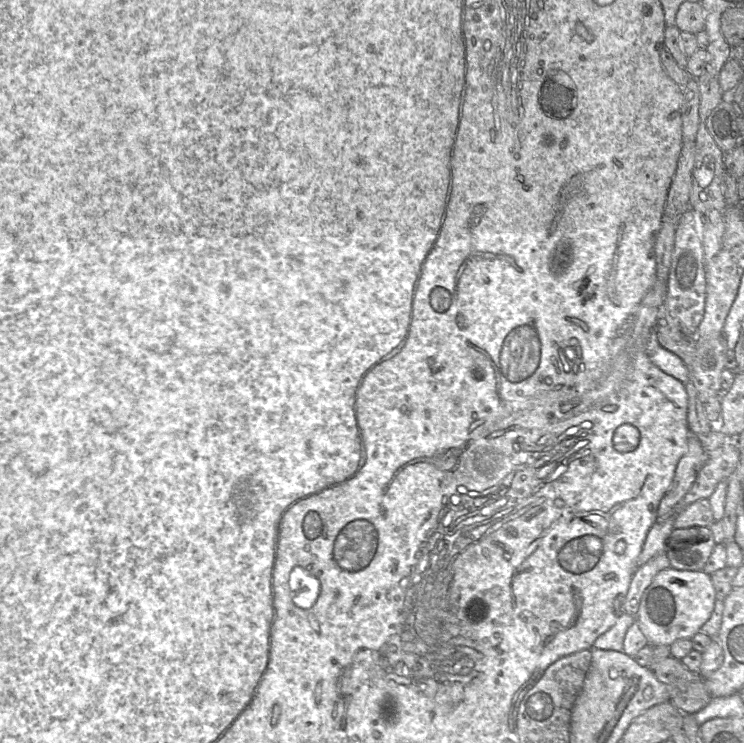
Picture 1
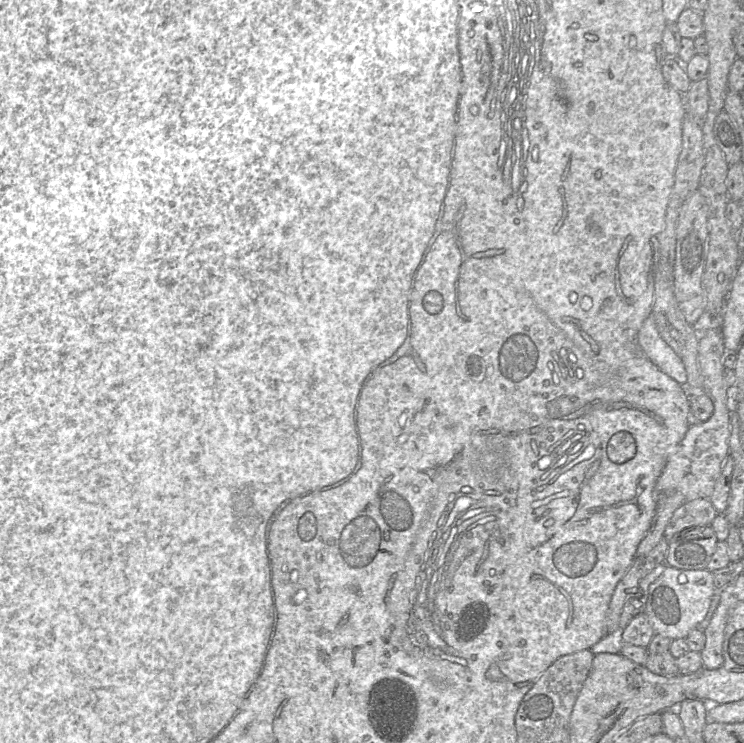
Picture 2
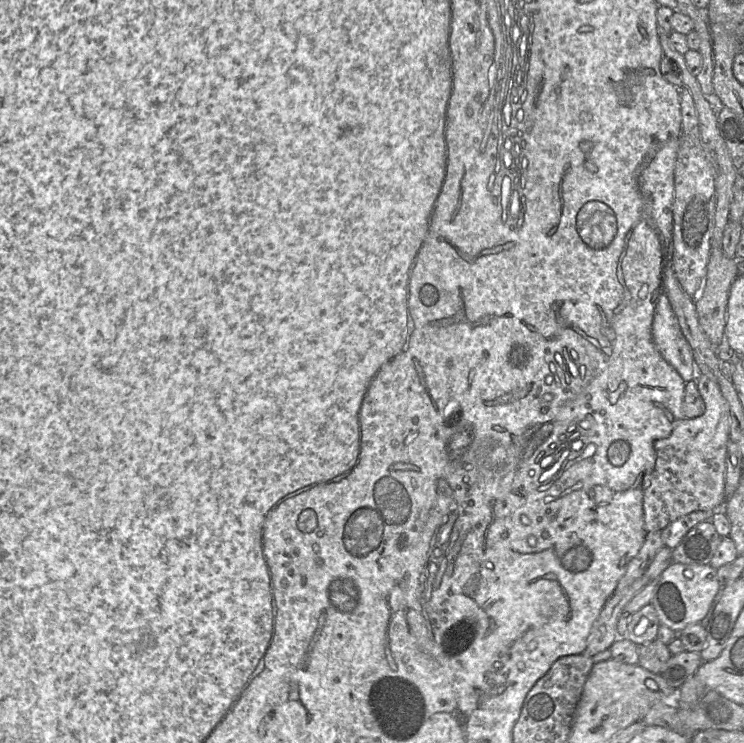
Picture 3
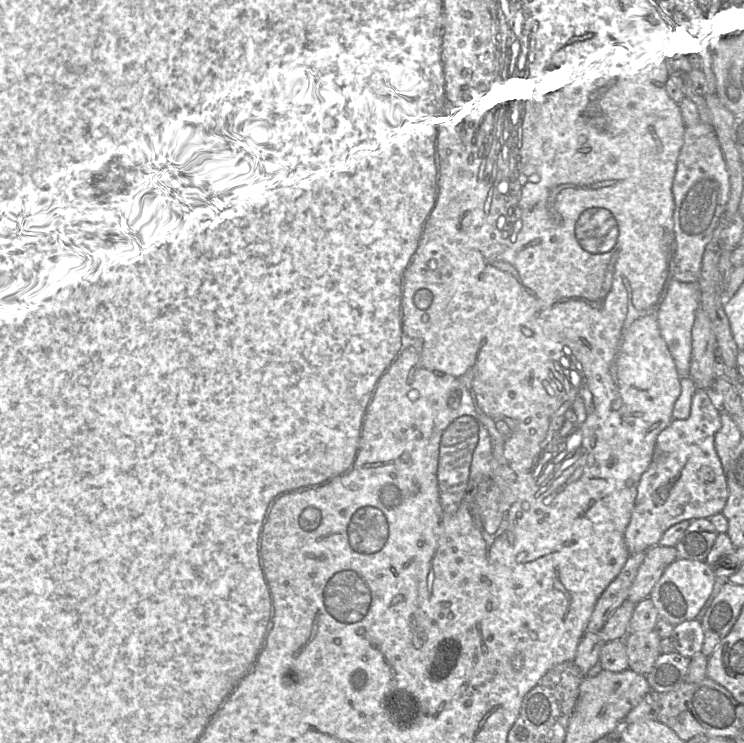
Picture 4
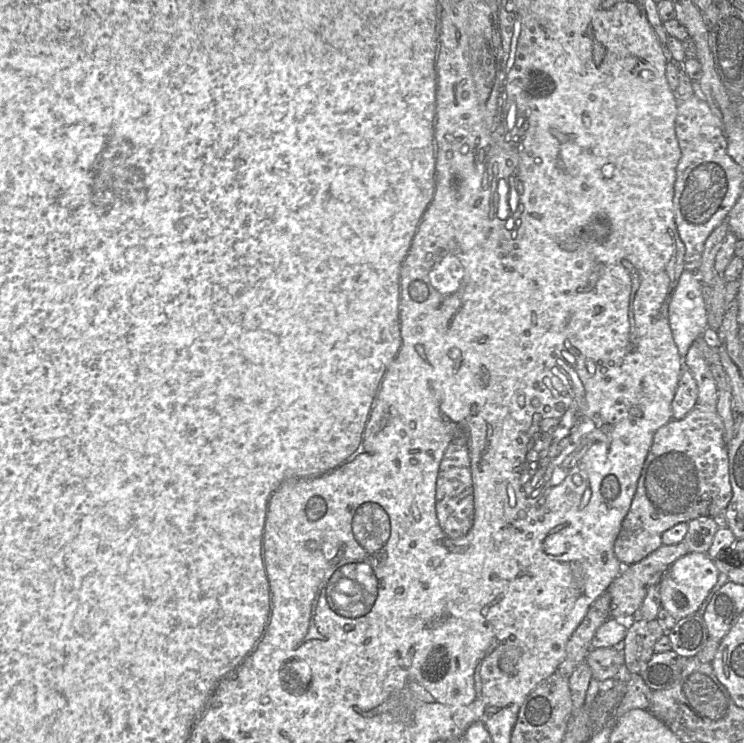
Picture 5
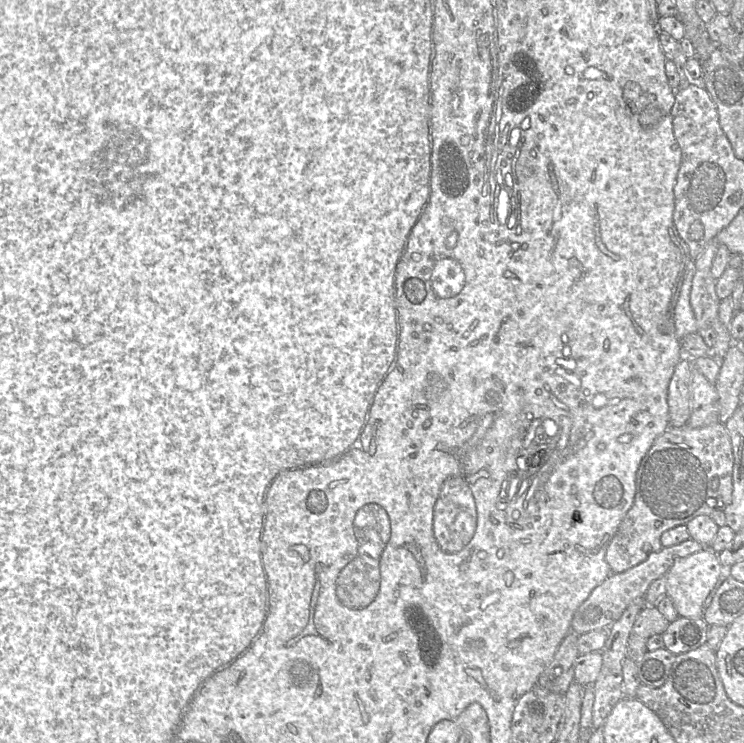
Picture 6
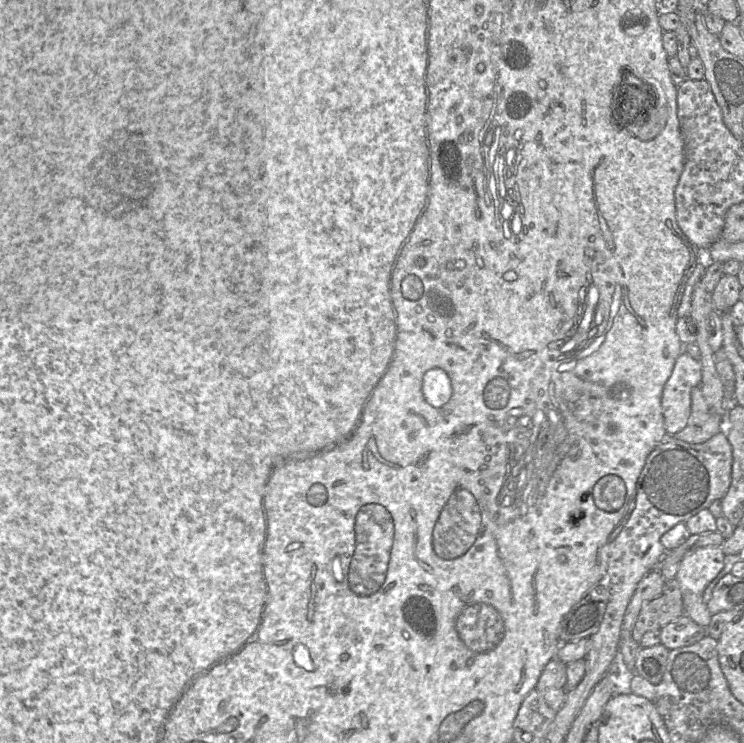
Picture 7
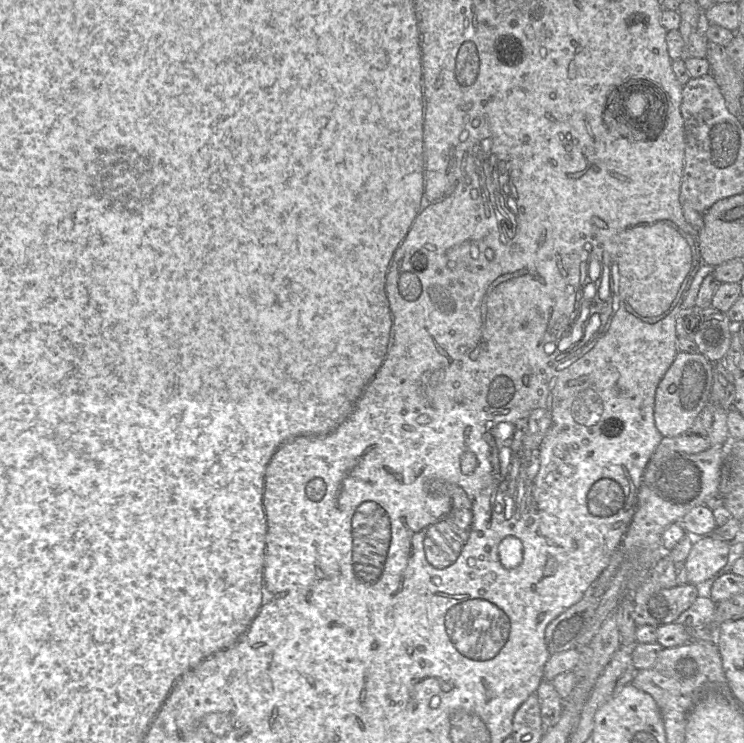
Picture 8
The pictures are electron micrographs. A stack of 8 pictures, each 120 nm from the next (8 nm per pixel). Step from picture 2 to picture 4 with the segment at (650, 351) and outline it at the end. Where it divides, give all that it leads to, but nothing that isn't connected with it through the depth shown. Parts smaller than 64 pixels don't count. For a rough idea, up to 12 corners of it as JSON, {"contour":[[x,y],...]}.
{"contour":[[672,280],[658,308],[660,333],[680,379],[690,377],[695,283]]}

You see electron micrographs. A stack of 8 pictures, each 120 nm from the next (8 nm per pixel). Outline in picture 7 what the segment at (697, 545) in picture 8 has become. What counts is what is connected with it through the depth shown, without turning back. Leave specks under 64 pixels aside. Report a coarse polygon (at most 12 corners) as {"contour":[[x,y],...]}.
{"contour":[[721,546],[689,552],[679,564],[685,614],[703,627],[712,618],[703,593],[723,569]]}

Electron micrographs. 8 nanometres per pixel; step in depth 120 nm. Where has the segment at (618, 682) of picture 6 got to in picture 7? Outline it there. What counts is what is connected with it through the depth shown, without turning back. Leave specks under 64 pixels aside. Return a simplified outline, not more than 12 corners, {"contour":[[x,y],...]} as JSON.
{"contour":[[652,569],[639,582],[624,615],[632,632],[641,608],[663,593],[666,580]]}

